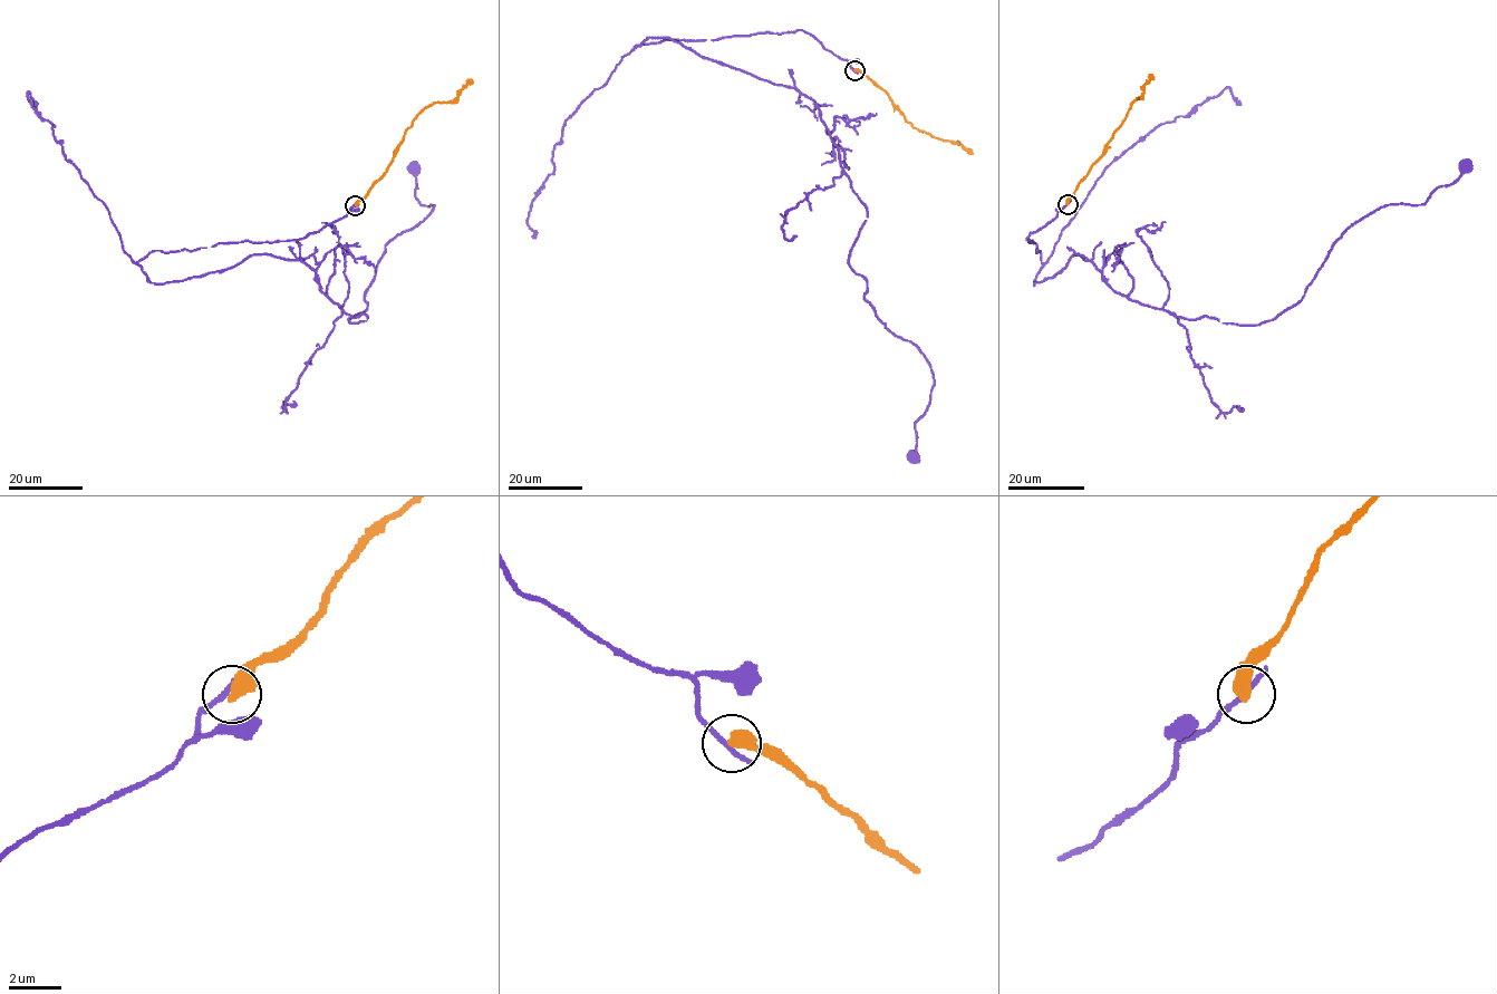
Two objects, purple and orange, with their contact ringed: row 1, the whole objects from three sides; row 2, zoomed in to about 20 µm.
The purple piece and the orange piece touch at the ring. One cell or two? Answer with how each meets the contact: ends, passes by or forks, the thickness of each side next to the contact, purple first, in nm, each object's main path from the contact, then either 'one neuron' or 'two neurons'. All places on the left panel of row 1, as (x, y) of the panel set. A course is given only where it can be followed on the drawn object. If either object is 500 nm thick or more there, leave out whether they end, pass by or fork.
180/500 nm | purple via (354, 205), (302, 238), (136, 263), (164, 283), (299, 260), (359, 322), (385, 247), (433, 209), (414, 167) | orange via (355, 205), (386, 172), (414, 118), (435, 102), (452, 102), (473, 81) | two neurons

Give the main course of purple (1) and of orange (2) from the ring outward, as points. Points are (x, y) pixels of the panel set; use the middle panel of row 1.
1: (853, 70), (802, 30), (636, 46), (670, 38), (815, 103), (867, 214), (850, 268), (933, 374), (914, 459)
2: (855, 70), (886, 92), (914, 127), (959, 144), (973, 154)

